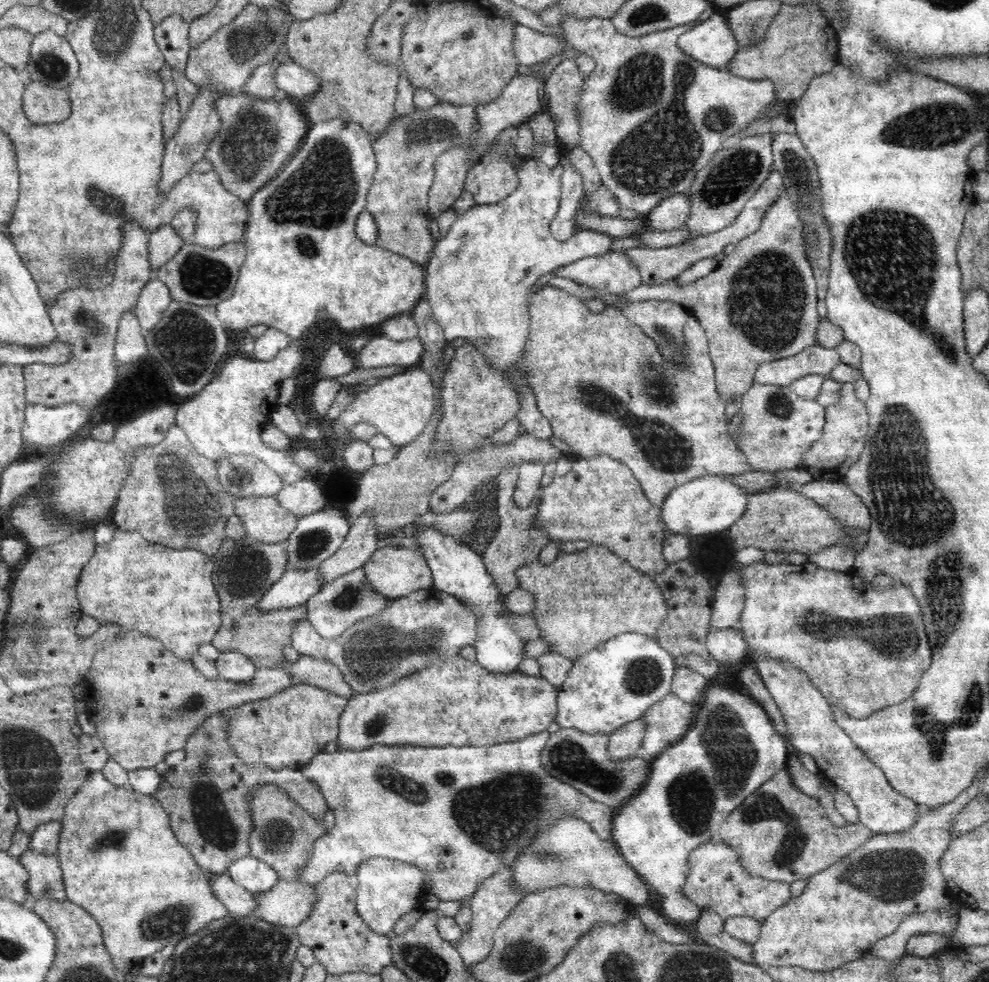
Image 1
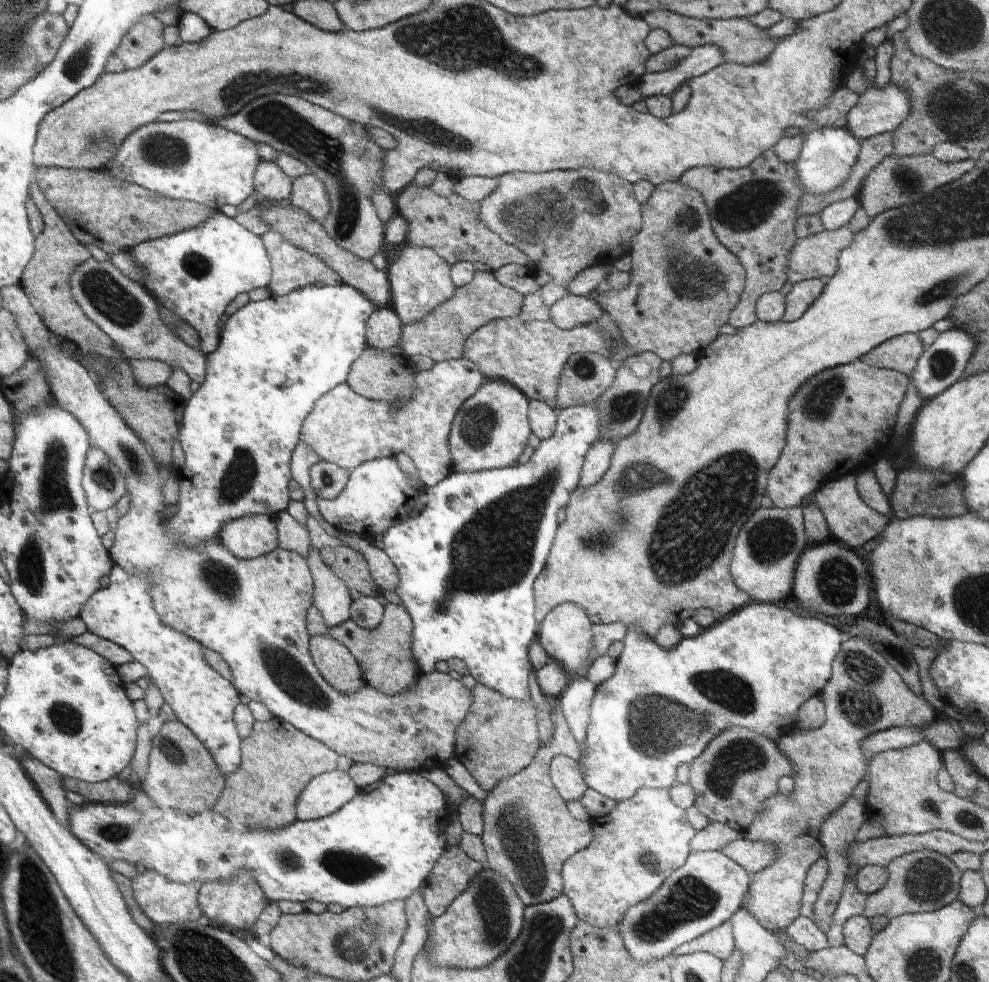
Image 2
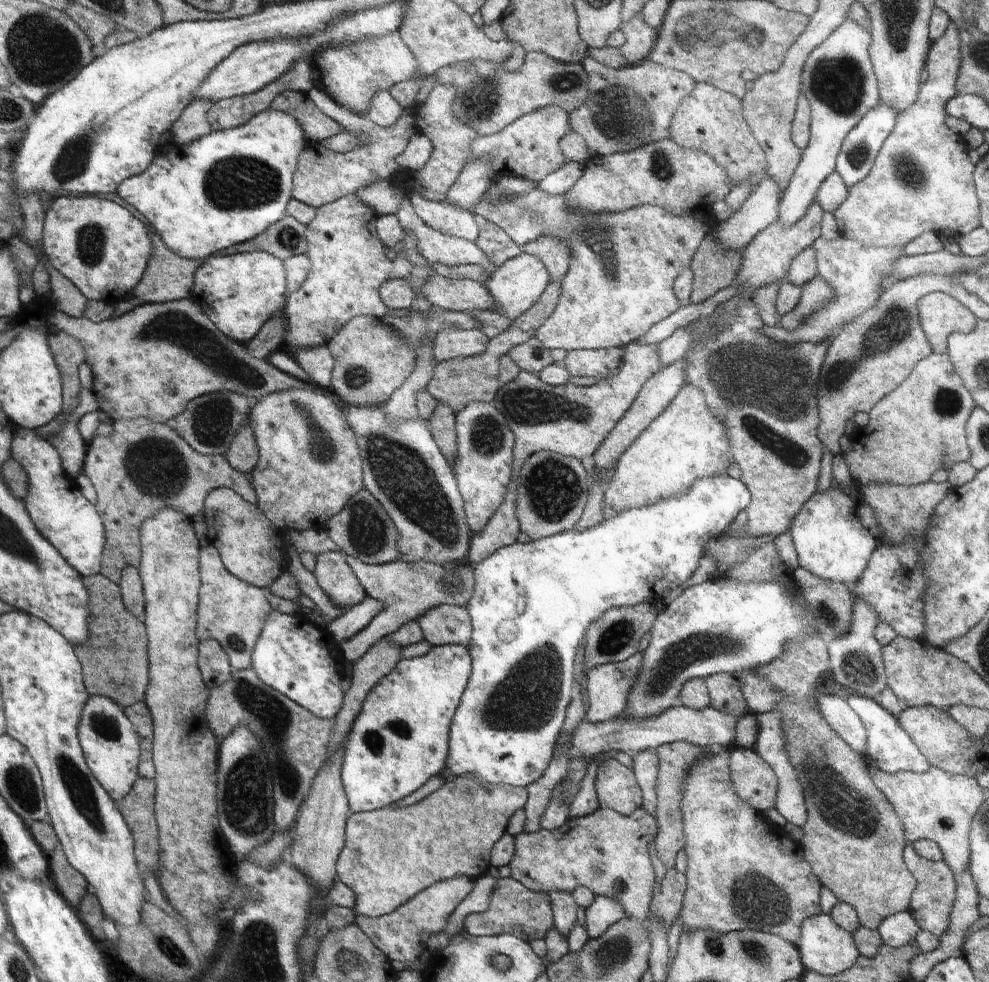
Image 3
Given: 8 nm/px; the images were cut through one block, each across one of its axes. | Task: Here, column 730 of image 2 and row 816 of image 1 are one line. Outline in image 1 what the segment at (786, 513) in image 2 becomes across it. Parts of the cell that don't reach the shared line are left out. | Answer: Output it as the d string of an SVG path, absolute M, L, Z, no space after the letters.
M572 813L562 815L550 828L544 828L527 849L519 852L510 869L514 887L524 889L524 895L567 885L616 894L636 906L646 905L650 900L650 888L626 862L615 843L600 839L588 823Z

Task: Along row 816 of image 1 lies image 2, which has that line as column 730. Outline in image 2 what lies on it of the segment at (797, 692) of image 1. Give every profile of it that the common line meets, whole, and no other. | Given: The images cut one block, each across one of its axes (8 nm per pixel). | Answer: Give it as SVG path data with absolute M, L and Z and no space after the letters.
M721 850L710 852L693 852L686 862L672 872L652 896L632 905L619 920L616 928L629 955L640 964L653 960L669 960L673 952L684 943L690 942L713 928L720 926L740 908L752 875L739 864L728 858Z

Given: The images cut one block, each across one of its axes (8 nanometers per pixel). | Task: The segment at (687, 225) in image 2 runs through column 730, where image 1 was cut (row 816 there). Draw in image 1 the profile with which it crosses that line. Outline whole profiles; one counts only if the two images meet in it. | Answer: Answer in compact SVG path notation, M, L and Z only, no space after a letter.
M262 784L252 790L252 832L249 838L249 854L269 864L282 880L296 881L303 864L309 861L313 844L328 833L323 820L308 814L295 803L277 784Z

